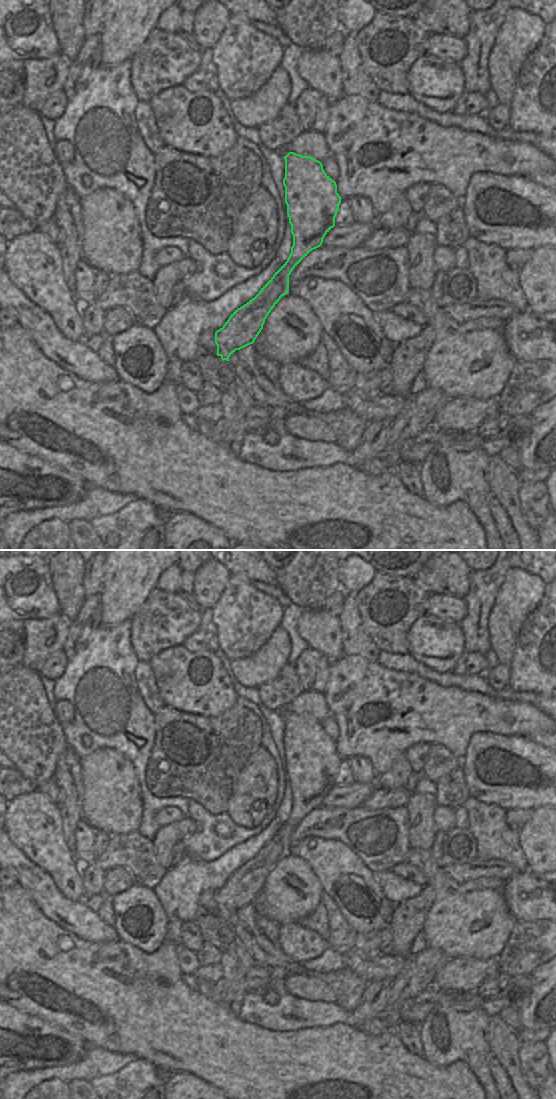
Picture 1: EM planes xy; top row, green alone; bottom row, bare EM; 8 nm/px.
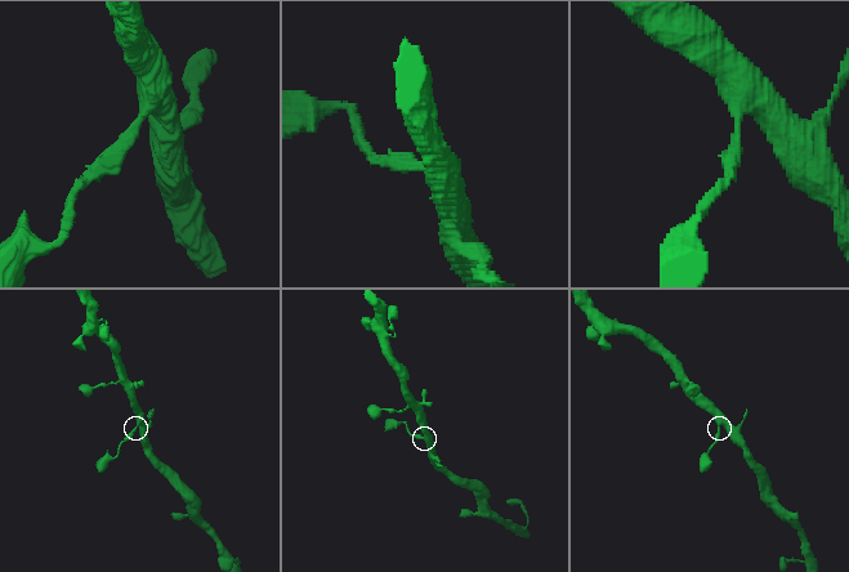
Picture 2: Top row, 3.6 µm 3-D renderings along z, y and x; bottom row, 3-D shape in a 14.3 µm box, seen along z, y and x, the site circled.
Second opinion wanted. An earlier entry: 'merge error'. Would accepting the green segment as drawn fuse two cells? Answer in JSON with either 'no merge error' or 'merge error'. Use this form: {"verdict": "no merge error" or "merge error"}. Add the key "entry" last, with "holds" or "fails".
{"verdict": "no merge error", "entry": "fails"}

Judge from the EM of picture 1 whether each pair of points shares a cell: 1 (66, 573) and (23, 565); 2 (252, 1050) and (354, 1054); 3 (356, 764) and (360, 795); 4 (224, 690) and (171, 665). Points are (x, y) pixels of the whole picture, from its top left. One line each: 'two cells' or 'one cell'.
1: two cells
2: one cell
3: two cells
4: one cell

